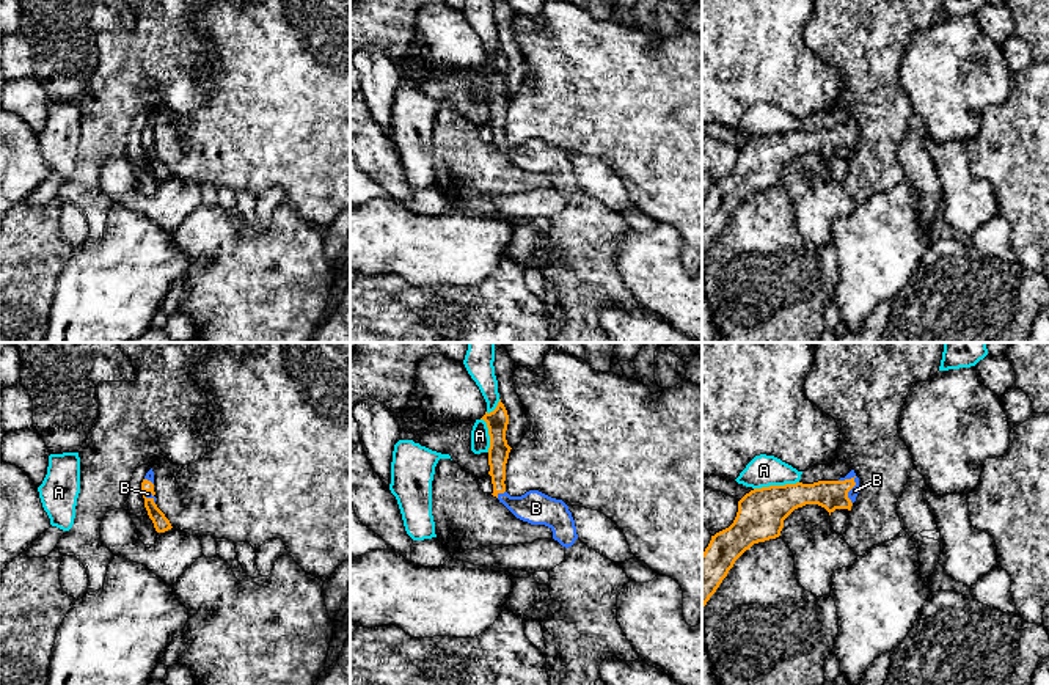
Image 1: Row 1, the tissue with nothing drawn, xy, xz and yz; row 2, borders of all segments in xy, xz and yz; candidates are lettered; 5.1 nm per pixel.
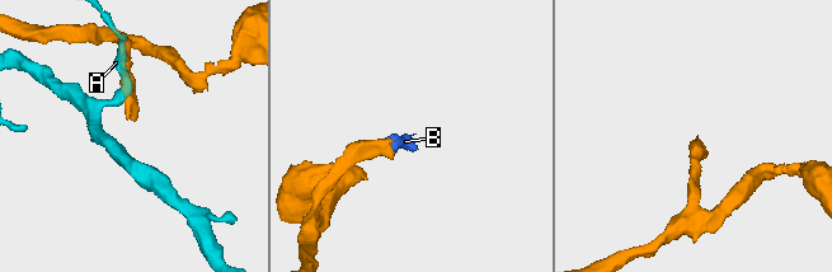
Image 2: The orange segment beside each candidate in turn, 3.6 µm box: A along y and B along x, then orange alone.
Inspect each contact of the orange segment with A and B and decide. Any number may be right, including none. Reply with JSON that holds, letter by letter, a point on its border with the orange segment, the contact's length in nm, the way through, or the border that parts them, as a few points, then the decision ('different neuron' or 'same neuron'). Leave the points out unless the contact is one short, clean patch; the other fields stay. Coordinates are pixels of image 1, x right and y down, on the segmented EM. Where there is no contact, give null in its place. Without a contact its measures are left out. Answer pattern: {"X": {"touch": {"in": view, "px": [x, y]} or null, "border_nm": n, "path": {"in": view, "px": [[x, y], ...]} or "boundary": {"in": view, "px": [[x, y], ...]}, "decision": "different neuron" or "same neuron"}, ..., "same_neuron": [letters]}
{"A": {"touch": {"in": "yz", "px": [776, 486]}, "border_nm": 240, "boundary": {"in": "yz", "px": [[798, 481], [754, 489]]}, "decision": "different neuron"}, "B": {"touch": {"in": "yz", "px": [851, 487]}, "border_nm": 150, "path": {"in": "yz", "px": [[831, 495], [839, 495], [851, 487], [855, 490]]}, "decision": "same neuron"}, "same_neuron": ["B"]}

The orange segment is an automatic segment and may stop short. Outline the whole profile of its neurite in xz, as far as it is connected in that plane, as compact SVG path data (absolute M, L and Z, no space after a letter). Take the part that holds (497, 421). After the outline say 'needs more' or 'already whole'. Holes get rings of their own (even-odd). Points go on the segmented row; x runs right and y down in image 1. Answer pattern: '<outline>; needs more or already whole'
M504 404L481 418L490 435L488 465L493 496L517 518L545 525L565 548L565 559L551 569L550 595L562 608L542 622L546 672L551 685L605 685L600 665L608 657L647 665L633 649L617 622L617 594L630 581L620 564L578 539L575 520L562 500L539 490L521 496L506 492L506 440L509 415Z; needs more

